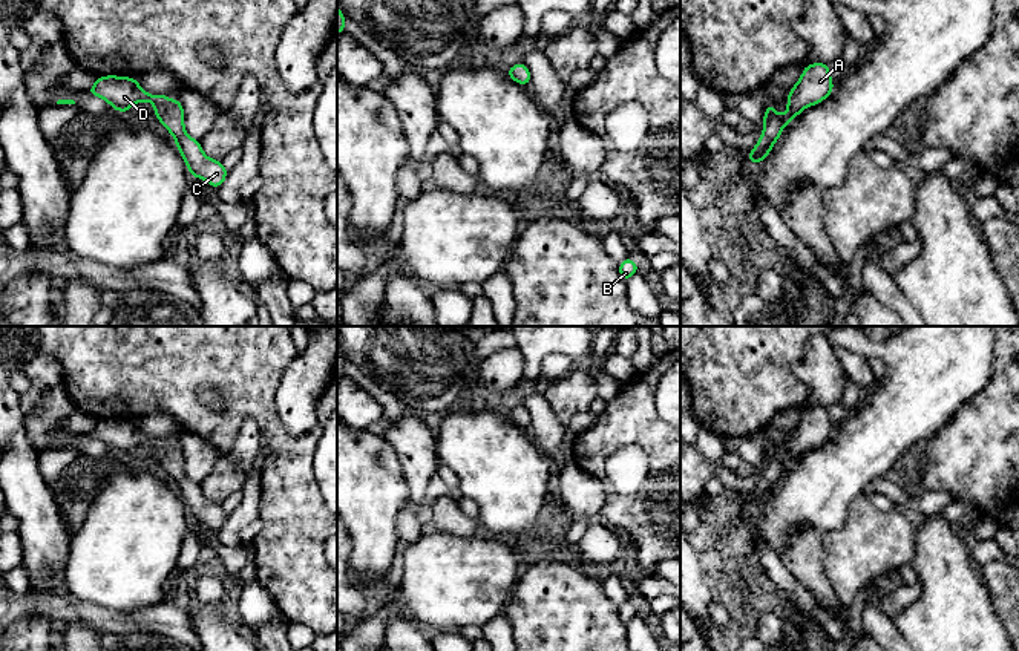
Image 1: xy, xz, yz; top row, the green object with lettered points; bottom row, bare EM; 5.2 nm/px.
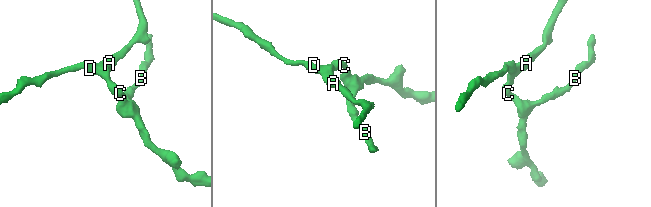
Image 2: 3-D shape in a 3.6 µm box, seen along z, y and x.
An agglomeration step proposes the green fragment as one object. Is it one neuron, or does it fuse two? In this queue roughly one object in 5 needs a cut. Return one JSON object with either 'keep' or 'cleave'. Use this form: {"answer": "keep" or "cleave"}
{"answer": "keep"}

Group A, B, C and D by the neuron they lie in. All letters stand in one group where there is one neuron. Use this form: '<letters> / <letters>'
A B C D

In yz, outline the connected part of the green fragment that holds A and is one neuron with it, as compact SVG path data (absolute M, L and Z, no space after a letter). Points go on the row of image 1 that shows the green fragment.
M806 64L800 80L791 89L786 98L786 113L777 115L774 104L769 104L765 109L765 126L762 136L759 138L757 146L748 155L751 164L755 165L769 155L771 149L780 138L783 127L789 124L792 118L798 116L803 109L821 103L832 93L832 90L834 84L829 74L829 64Z

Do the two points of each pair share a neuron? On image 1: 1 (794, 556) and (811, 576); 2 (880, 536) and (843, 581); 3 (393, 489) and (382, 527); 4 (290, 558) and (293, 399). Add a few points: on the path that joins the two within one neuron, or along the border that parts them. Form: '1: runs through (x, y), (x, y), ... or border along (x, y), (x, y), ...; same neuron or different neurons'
1: runs through (799, 561), (809, 572); same neuron
2: runs through (869, 547), (849, 570); same neuron
3: runs through (383, 498), (382, 518); same neuron
4: border along (276, 405), (284, 429), (293, 437), (317, 425); different neurons

